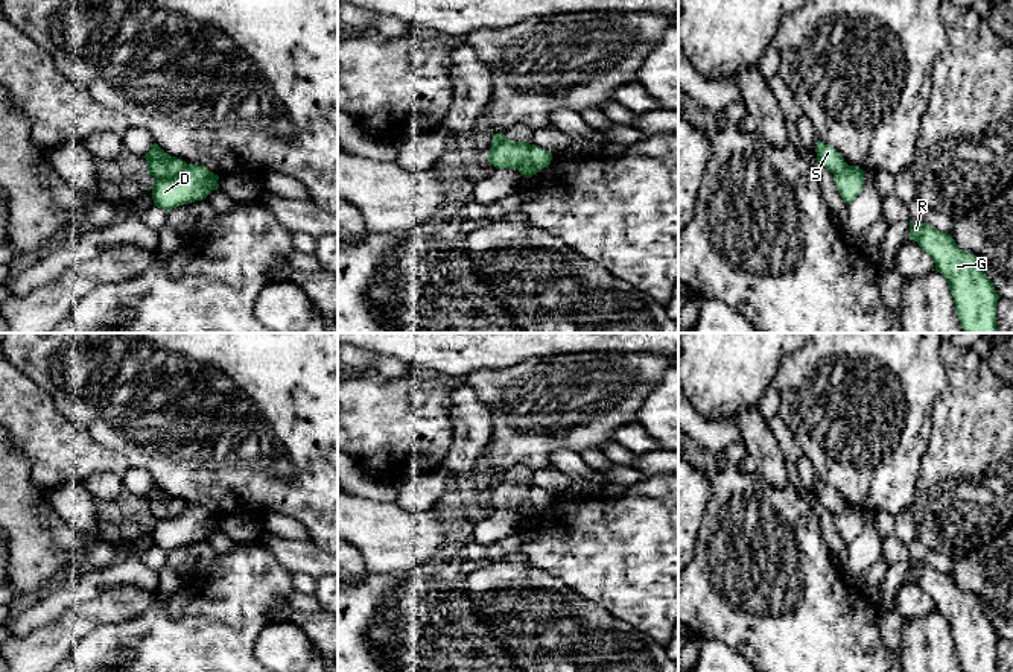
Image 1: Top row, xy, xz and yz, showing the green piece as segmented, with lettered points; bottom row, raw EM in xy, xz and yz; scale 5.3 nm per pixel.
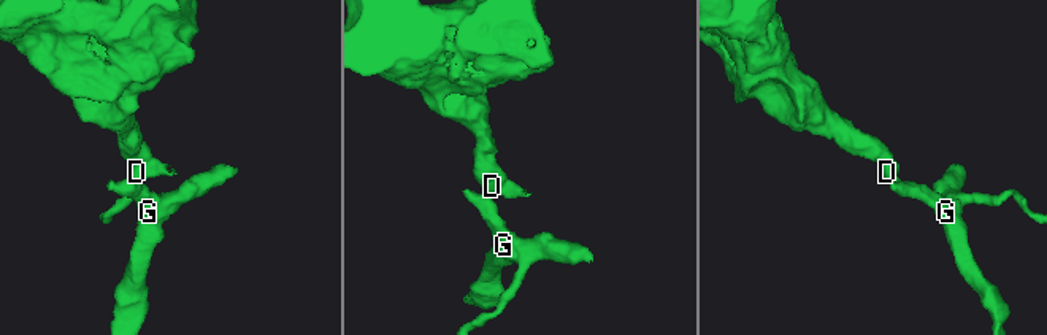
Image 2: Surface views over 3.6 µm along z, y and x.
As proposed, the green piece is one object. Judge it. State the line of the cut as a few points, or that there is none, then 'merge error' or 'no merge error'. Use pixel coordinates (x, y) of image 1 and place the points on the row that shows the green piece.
cut xy (189, 164), (172, 177), (157, 180); merge error

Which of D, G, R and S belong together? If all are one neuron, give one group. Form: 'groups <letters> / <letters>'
groups D G R / S

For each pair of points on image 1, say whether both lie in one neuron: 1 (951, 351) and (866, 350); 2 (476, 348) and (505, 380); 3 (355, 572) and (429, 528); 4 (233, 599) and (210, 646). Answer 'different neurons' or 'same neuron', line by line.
1: different neurons
2: different neurons
3: different neurons
4: same neuron

